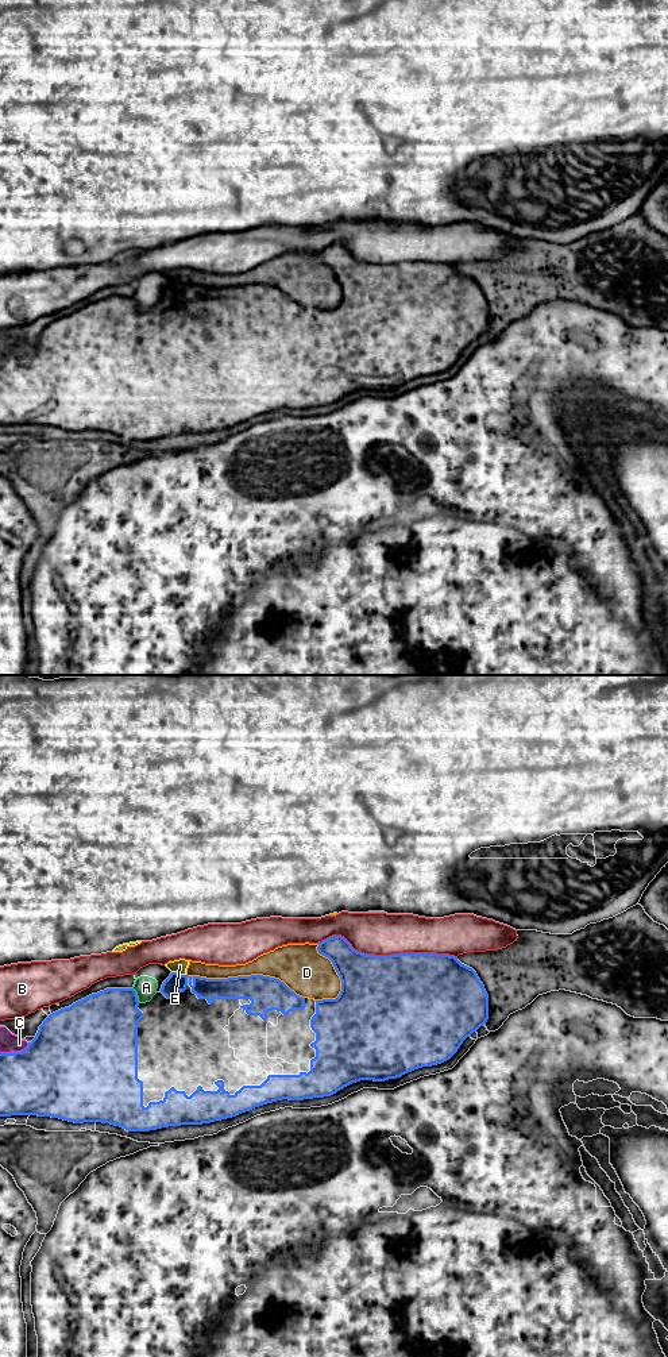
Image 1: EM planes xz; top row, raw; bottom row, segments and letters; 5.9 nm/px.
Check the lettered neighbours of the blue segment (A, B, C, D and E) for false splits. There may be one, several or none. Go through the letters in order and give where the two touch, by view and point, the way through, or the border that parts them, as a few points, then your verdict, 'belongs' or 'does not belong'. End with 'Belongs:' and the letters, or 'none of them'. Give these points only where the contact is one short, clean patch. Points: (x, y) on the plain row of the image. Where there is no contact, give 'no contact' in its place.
A: xz (136, 304) | does not belong
B: xz (387, 265) | does not belong
C: xz (15, 361) | does not belong
D: xz (248, 285) | does not belong
E: xz (178, 282) | along xz (172, 280), (185, 284) | does not belong
Belongs: none of them

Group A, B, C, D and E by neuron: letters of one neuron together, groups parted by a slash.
A / B / C / D E

